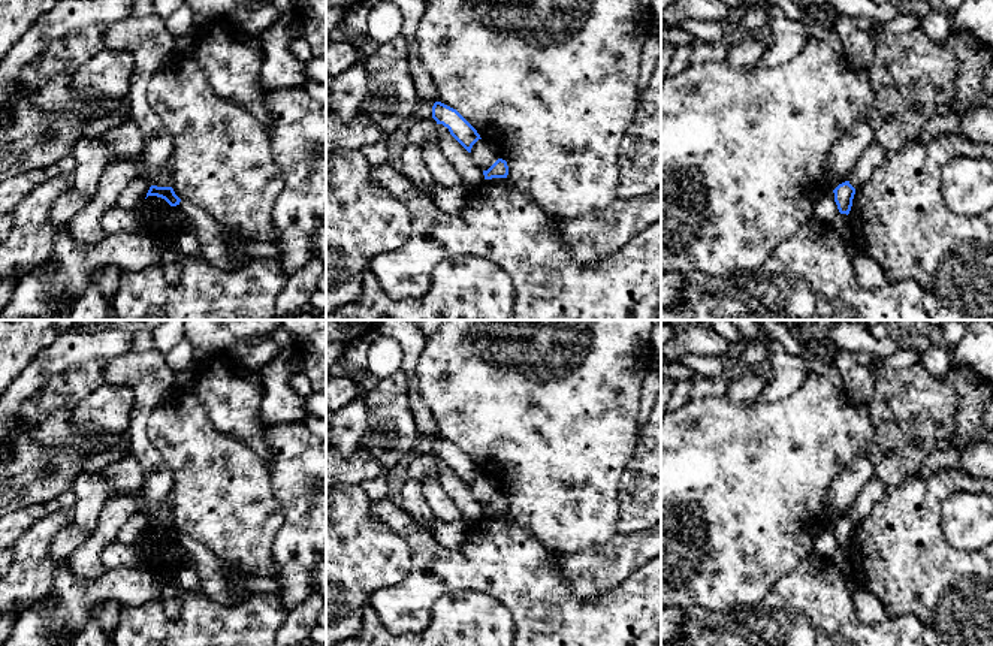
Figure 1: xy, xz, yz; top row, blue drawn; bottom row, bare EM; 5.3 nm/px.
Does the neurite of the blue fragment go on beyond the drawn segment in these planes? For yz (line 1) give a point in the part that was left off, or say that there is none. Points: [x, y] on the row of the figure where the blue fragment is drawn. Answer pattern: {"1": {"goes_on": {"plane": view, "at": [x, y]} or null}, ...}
{"1": {"goes_on": null}}

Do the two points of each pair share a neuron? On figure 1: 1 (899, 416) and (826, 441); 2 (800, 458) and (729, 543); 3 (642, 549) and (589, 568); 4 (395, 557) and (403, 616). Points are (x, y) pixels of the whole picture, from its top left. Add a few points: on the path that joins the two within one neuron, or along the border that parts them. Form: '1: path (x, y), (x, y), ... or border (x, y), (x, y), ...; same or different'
1: border (866, 405), (874, 426), (868, 456); different
2: path (779, 479), (736, 522); same
3: path (628, 551), (603, 567); same
4: border (410, 551), (409, 573), (368, 600); different

